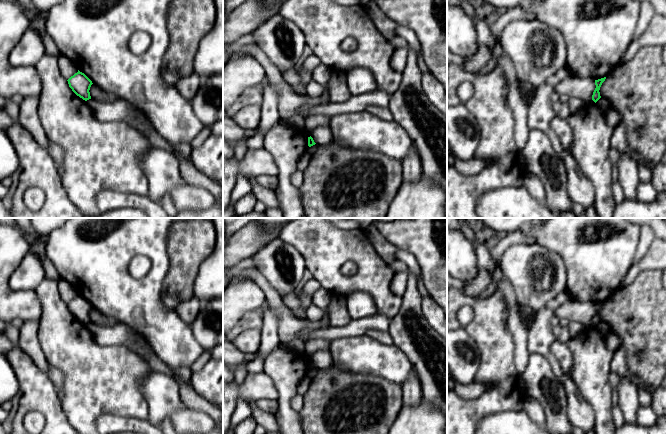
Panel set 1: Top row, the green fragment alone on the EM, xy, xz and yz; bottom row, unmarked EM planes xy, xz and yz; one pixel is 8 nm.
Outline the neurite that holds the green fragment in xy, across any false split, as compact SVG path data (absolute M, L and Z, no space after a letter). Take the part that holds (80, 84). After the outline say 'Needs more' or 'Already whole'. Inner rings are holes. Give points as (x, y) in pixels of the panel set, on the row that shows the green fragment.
M78 70L78 72L71 76L67 81L69 87L77 96L85 101L91 99L89 90L93 83L84 73Z. Already whole

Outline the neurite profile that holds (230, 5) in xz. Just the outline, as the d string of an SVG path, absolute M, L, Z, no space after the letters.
M225 0L225 12L231 13L234 9L245 3L247 0Z

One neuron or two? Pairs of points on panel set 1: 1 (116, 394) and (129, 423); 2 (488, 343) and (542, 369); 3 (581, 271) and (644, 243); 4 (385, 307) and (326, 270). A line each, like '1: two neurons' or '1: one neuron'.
1: two neurons
2: two neurons
3: two neurons
4: one neuron

